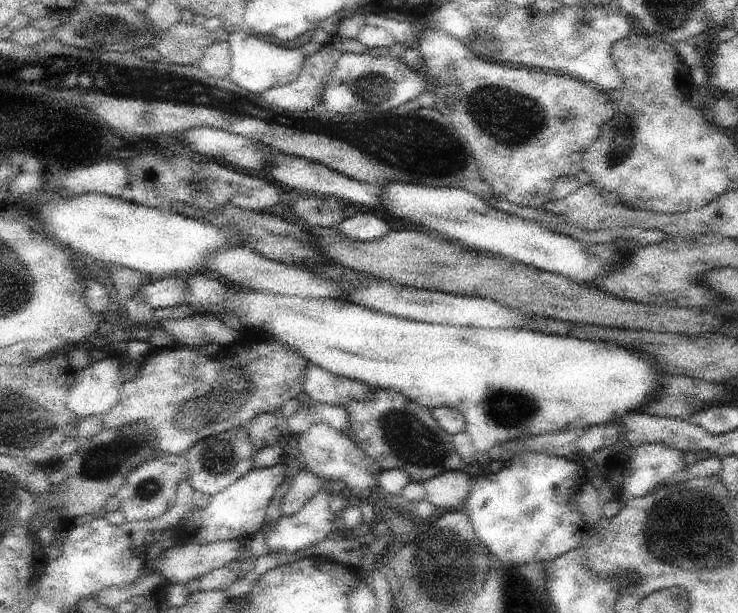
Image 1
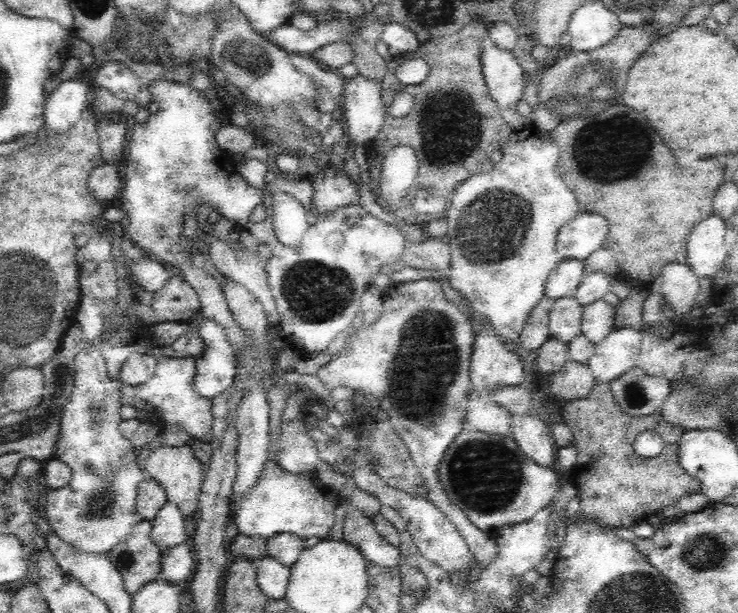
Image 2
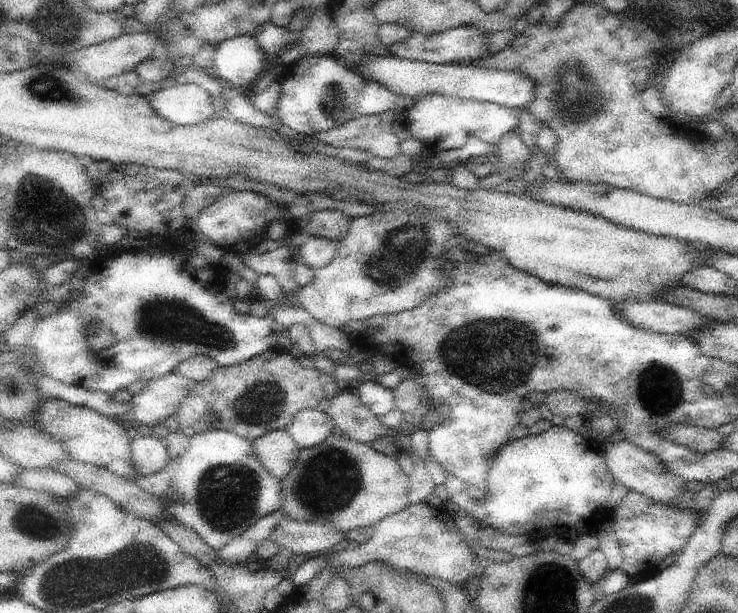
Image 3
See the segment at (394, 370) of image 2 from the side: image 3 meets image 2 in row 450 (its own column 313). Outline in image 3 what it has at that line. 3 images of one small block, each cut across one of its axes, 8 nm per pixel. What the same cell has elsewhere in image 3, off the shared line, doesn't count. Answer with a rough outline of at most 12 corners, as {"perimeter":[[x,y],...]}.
{"perimeter":[[304,409],[287,429],[302,450],[319,445],[336,423],[328,413]]}

